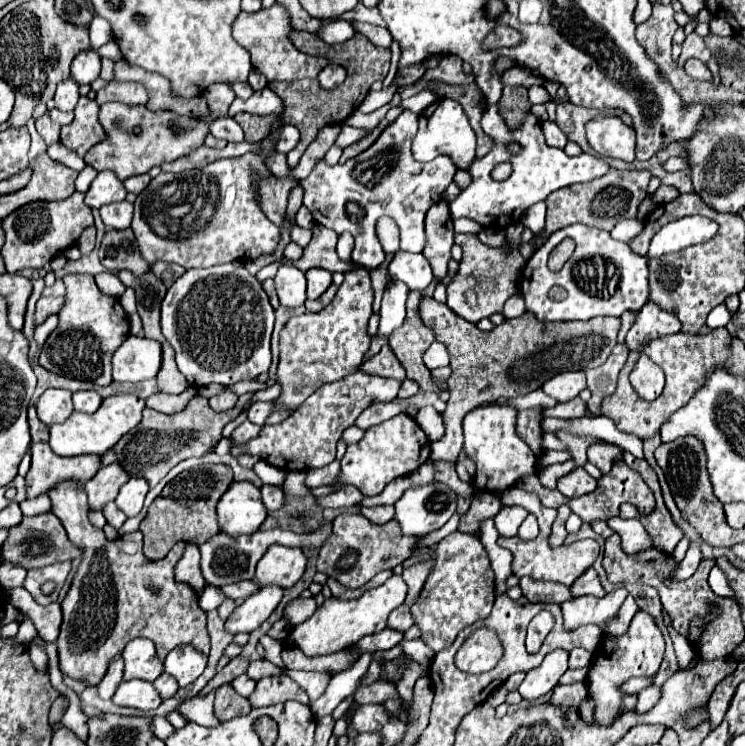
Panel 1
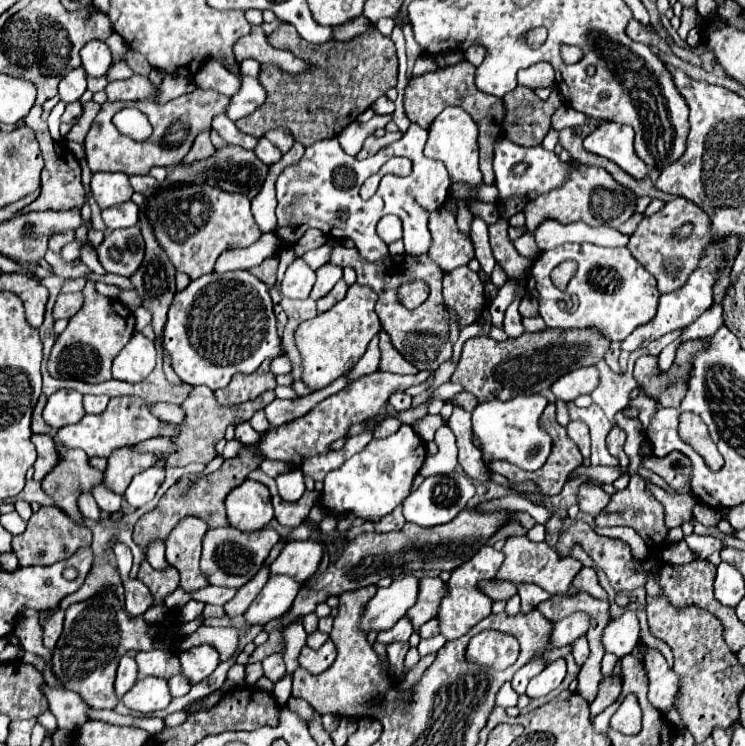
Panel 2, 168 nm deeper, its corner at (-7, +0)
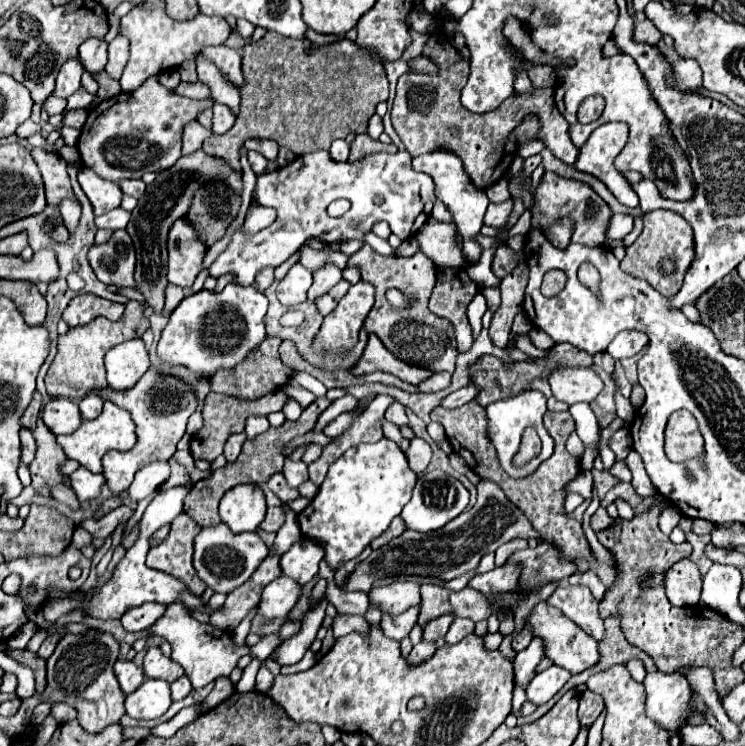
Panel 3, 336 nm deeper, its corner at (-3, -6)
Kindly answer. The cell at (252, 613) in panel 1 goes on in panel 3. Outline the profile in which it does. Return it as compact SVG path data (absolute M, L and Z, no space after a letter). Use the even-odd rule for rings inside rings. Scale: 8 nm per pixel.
M279 576L271 584L265 586L259 612L265 618L287 618L291 608L297 604L301 596L301 584L295 584L295 580Z

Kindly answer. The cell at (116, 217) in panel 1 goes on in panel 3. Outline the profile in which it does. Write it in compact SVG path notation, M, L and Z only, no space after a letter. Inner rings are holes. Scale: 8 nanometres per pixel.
M115 208L103 216L97 216L95 218L95 224L97 228L111 228L111 230L119 230L119 228L125 228L127 222L131 218L131 212L123 210L123 208Z

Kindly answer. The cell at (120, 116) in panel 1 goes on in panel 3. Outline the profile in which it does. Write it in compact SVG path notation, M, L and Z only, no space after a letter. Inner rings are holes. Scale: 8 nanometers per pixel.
M149 78L135 92L121 92L103 100L89 110L87 122L77 140L83 166L111 182L141 178L145 172L163 172L181 156L183 124L187 124L187 120L195 120L197 112L203 108L213 108L213 100L183 98L161 86L157 78Z

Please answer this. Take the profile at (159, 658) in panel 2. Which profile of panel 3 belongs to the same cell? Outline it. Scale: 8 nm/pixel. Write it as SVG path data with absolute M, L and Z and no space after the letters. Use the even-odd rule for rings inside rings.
M149 646L147 648L143 670L145 670L147 678L161 678L169 684L183 676L183 668L177 662L173 662L171 658L163 656L159 646Z

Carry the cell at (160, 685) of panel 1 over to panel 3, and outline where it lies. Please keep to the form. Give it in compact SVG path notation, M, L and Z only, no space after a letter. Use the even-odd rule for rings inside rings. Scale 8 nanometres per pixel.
M185 676L177 678L177 680L171 684L171 696L173 696L173 700L183 700L191 690L193 690L193 686L191 686L191 682L189 682Z

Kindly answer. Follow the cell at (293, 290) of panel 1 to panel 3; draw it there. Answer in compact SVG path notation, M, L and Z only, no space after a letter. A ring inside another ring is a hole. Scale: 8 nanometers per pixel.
M295 264L287 276L277 286L277 298L283 306L295 306L307 300L307 290L311 286L311 272L301 264Z

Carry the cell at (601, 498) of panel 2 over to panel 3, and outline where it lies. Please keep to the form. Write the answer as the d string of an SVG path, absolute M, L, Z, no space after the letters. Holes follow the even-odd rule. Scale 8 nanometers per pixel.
M599 506L599 508L597 508L597 512L595 512L595 514L593 514L593 518L591 518L591 528L593 528L595 532L601 532L601 530L609 528L611 524L613 524L613 518L609 518L607 510L605 510L603 506Z

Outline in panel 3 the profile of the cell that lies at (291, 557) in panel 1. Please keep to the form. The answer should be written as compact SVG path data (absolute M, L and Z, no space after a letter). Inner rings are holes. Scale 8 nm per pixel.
M303 538L295 542L281 556L281 570L283 570L283 576L289 576L299 584L307 584L317 576L321 560L323 560L323 548Z

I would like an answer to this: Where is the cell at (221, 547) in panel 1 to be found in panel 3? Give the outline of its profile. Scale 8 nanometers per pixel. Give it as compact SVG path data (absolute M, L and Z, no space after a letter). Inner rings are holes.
M225 524L203 528L193 542L193 568L197 570L197 576L215 592L229 594L231 590L245 584L251 574L259 568L263 558L267 556L267 546L255 532L247 534L233 534Z

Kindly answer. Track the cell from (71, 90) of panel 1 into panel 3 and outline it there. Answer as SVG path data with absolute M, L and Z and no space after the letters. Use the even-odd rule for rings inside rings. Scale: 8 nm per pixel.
M73 58L73 60L67 60L61 70L59 70L59 76L57 76L57 86L55 86L55 92L53 96L59 96L59 98L67 98L71 96L75 90L79 90L81 86L81 74L85 72L83 64Z

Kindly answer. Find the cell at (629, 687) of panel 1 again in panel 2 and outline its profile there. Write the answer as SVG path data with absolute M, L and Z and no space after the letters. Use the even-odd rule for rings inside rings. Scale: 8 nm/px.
M613 674L603 676L603 680L599 682L597 696L595 696L595 700L591 702L591 718L593 718L595 714L599 714L599 710L603 710L603 708L607 708L609 704L613 704L613 702L619 698L621 688L623 688L623 678L621 678L621 676L613 676Z

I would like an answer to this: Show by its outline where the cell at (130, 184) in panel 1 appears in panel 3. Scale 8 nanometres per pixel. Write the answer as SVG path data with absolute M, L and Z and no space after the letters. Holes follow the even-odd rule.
M121 180L119 182L119 188L121 188L123 194L133 196L133 198L139 198L145 192L145 182L143 180Z

